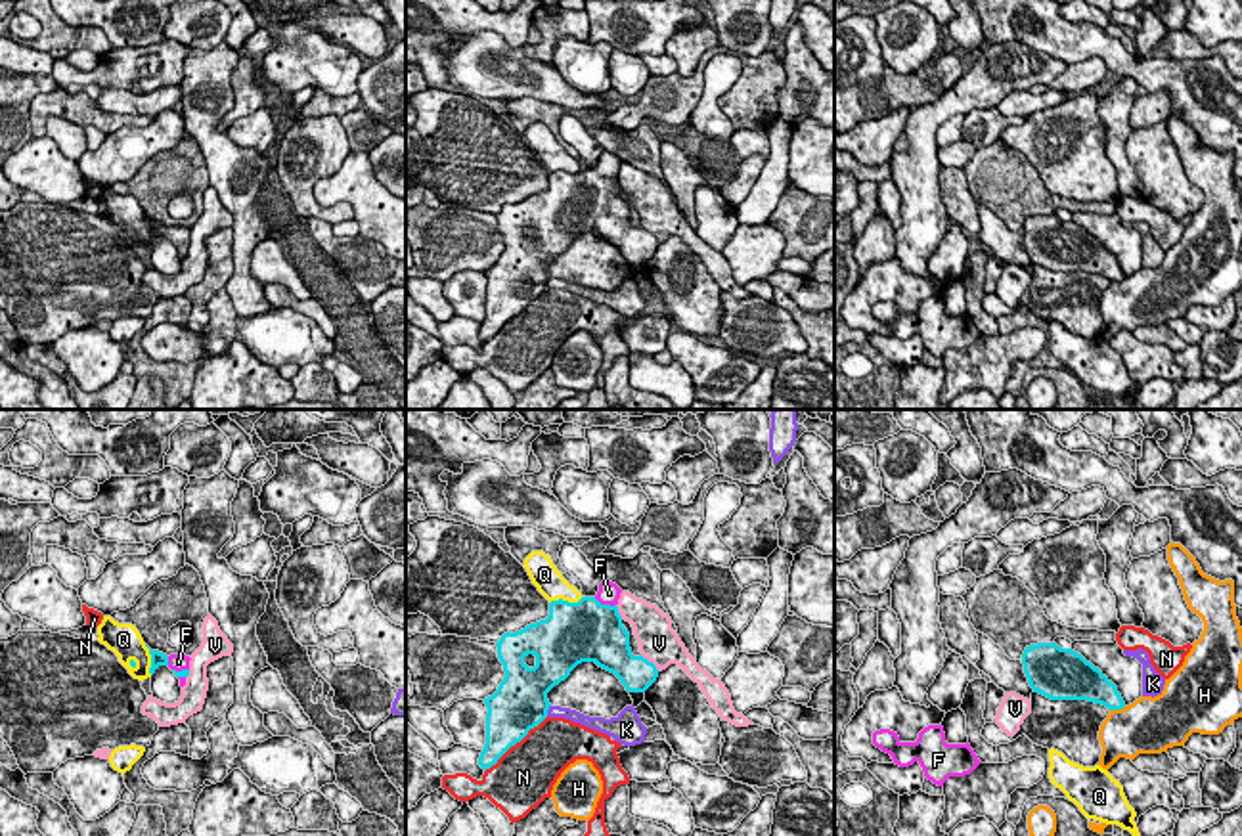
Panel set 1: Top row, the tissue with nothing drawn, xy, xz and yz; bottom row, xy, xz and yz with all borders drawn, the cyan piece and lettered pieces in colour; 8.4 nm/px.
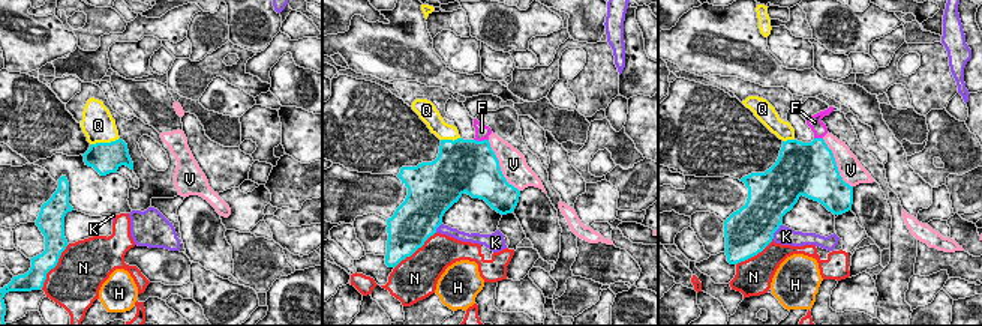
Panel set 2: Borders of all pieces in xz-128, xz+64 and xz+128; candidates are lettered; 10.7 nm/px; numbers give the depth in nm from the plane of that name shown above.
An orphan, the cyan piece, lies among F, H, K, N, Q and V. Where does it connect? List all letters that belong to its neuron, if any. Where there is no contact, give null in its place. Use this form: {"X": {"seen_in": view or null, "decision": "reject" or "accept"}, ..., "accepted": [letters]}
{"F": {"seen_in": "xz", "decision": "accept"}, "H": {"seen_in": "yz", "decision": "reject"}, "K": {"seen_in": "xz", "decision": "reject"}, "N": {"seen_in": "xz", "decision": "reject"}, "Q": {"seen_in": "xz", "decision": "reject"}, "V": {"seen_in": "xz", "decision": "reject"}, "accepted": ["F"]}

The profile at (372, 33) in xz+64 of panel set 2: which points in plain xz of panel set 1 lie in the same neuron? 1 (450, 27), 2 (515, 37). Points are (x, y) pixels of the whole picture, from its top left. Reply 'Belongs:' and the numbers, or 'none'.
Belongs: none

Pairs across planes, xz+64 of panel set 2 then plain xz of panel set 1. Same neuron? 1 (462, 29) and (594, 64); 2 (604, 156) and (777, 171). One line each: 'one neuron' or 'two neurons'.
1: two neurons
2: one neuron

